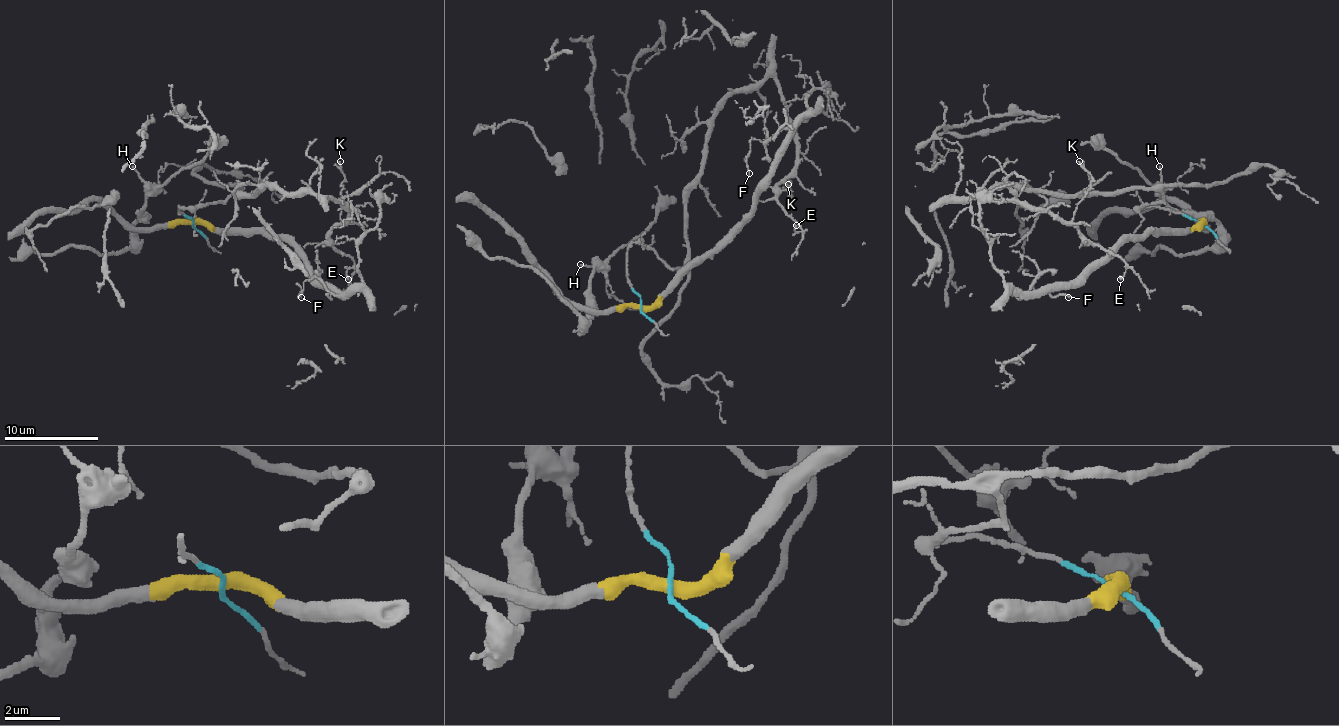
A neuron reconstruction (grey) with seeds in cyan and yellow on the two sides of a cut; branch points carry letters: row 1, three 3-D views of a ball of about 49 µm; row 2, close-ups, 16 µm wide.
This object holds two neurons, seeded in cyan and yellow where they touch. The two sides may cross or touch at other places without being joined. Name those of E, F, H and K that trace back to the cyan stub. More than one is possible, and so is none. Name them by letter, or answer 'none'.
E, K

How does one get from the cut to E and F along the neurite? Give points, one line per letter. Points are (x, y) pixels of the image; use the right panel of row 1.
E: (1201, 223), (1138, 207), (1164, 200), (1147, 188), (996, 185), (972, 197), (1053, 211), (1123, 261), (1121, 280)
F: (1201, 223), (1128, 235), (1074, 280), (1024, 294), (1036, 278), (1036, 292), (1069, 296)

